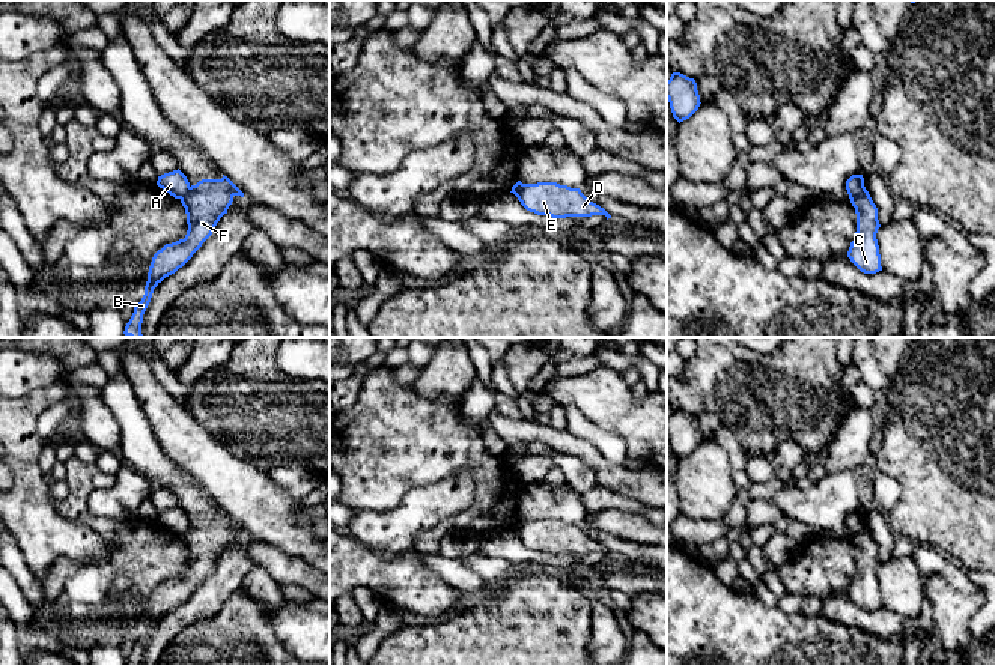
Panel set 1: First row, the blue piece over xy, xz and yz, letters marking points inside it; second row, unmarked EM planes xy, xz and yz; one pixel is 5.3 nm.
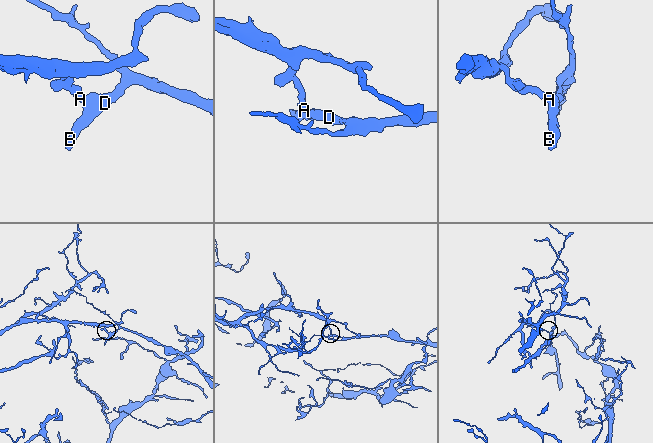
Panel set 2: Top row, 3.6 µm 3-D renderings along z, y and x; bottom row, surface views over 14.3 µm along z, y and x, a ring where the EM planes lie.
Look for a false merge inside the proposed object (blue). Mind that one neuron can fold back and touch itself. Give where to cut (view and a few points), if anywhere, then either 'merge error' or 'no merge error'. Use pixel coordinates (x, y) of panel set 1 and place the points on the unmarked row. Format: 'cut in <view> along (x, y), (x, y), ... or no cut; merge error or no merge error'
cut in yz along (863, 515), (863, 525), (849, 534); merge error

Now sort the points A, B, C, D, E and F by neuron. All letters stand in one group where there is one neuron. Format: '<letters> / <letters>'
A / B C D E F

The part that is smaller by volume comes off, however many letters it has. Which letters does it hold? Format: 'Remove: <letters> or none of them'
Remove: B, C, D, E, F

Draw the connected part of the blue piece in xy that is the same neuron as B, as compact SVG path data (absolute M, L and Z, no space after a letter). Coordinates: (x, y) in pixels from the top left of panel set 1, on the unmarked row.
M224 512L221 516L202 516L190 524L188 531L181 536L187 551L187 572L184 576L166 581L154 591L145 632L135 641L125 665L141 665L143 651L151 639L154 626L193 594L212 572L220 555L227 551L235 533L244 534L244 530Z

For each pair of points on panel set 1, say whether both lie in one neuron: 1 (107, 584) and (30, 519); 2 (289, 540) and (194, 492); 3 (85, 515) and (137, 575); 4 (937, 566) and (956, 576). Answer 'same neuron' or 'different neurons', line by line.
1: different neurons
2: different neurons
3: same neuron
4: same neuron

